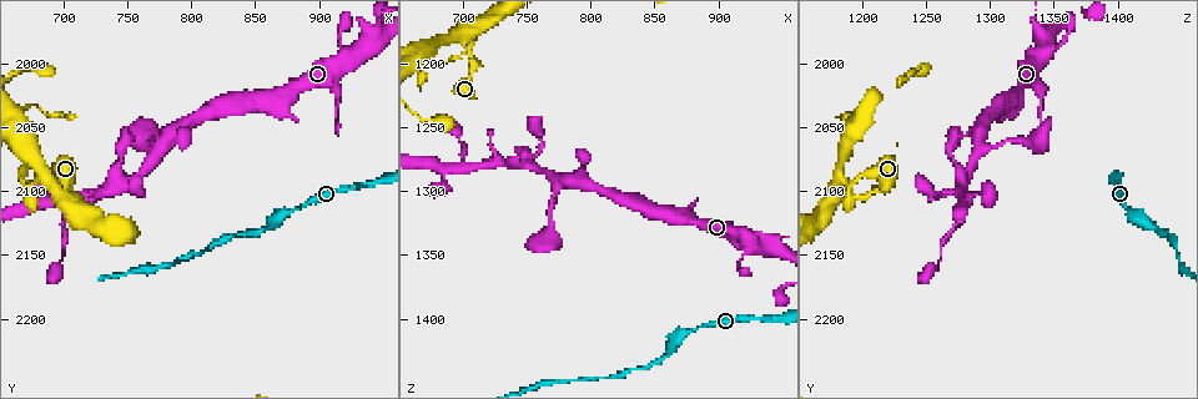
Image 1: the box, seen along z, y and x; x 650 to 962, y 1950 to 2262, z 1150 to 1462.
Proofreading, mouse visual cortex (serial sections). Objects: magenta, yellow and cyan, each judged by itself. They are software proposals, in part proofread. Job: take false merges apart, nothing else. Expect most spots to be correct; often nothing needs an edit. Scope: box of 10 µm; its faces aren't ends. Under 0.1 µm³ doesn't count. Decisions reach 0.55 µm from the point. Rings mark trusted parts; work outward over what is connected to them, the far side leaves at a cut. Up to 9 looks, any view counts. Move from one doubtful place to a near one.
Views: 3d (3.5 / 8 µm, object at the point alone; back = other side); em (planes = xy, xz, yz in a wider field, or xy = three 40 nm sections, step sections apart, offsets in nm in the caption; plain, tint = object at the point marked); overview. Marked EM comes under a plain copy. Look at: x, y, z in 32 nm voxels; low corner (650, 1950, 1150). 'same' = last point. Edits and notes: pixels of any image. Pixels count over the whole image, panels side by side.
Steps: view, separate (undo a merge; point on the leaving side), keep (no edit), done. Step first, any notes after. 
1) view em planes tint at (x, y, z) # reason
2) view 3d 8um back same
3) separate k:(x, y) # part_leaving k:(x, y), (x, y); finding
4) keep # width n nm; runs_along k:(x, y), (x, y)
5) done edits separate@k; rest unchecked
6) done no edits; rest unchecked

view 3d 8um at (874, 2116, 1410) # sudden change in width

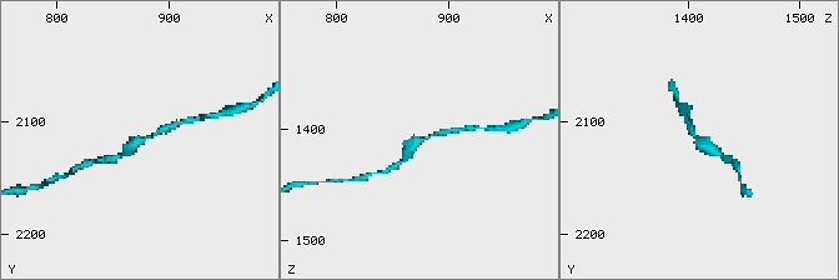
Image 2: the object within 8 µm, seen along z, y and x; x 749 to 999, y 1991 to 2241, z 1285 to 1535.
view em xy step 2 tint same

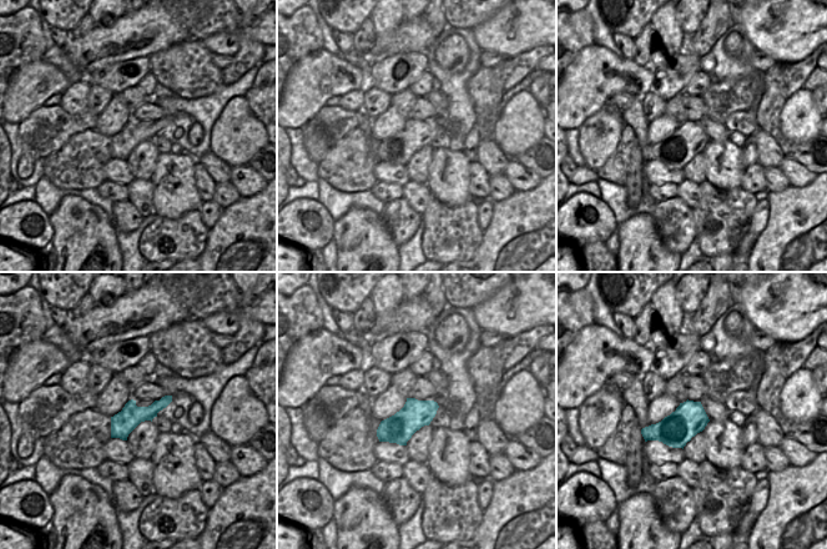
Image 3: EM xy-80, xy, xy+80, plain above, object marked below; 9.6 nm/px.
keep # runs_along 2:(448, 130), (416, 141), (396, 165); continuous, no second cell

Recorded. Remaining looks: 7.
view 3d 8um back at (774, 2062, 1292) # three-way junction

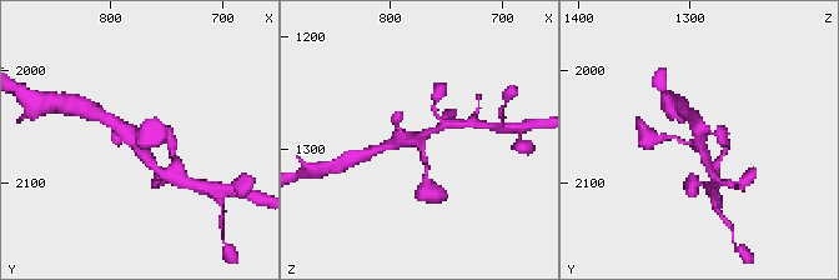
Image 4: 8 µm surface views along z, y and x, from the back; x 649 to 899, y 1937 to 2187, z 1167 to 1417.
view 3d 3.5um same

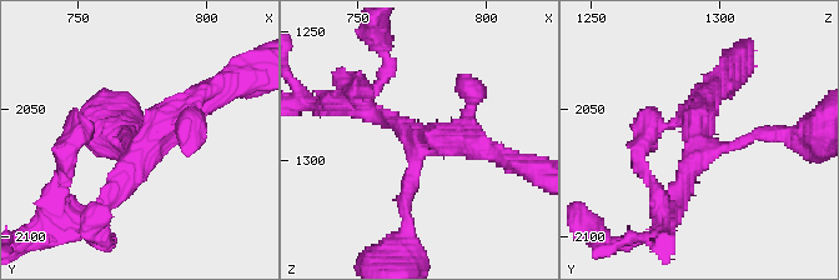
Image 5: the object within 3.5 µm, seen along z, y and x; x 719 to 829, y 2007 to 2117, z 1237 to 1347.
view em xy step 5 tint at (776, 2064, 1290)

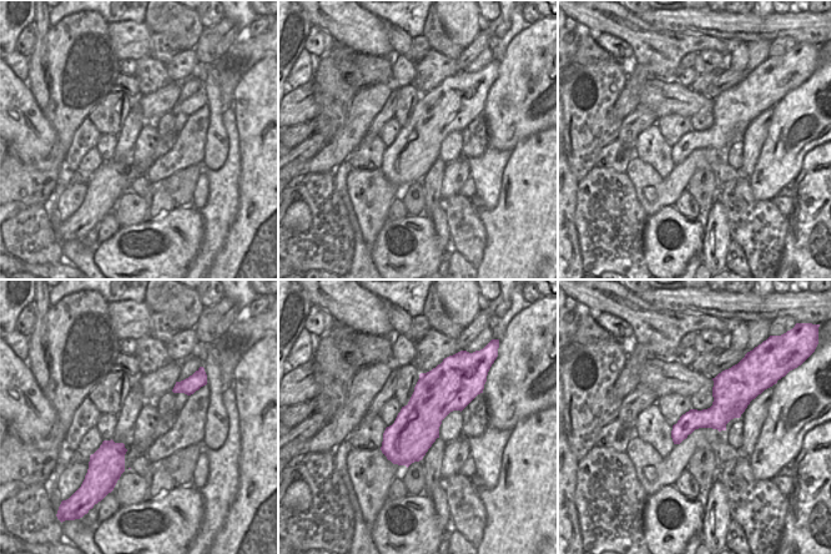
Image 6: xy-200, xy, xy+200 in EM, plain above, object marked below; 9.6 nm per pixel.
keep # width 440 nm; runs_along 5:(207, 93), (139, 150), (93, 211); all the same cell

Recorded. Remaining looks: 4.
view 3d 3.5um at (700, 2104, 1178) # side arm on a straight run

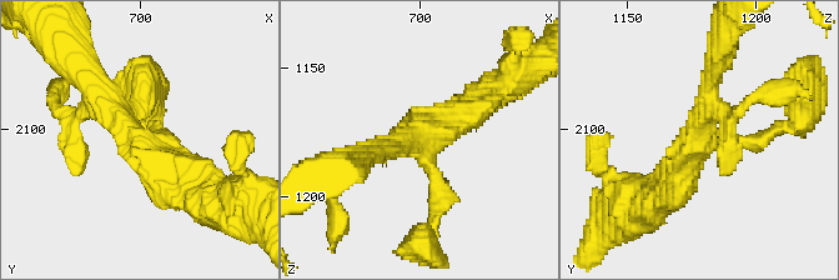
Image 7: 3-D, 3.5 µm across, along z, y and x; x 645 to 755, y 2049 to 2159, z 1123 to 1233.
view em planes tint at (698, 2105, 1180) # arms 3; arm_widths 200, 300, 400 nm

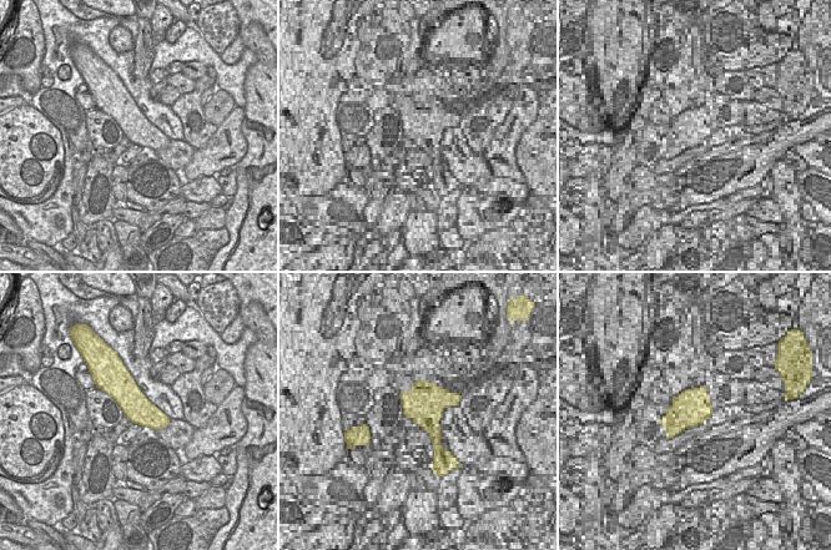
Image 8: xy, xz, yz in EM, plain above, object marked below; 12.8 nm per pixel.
keep # runs_along 7:(435, 220), (420, 149), (366, 153); all the same cell

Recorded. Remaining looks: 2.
view 3d 3.5um at (942, 1978, 1342)

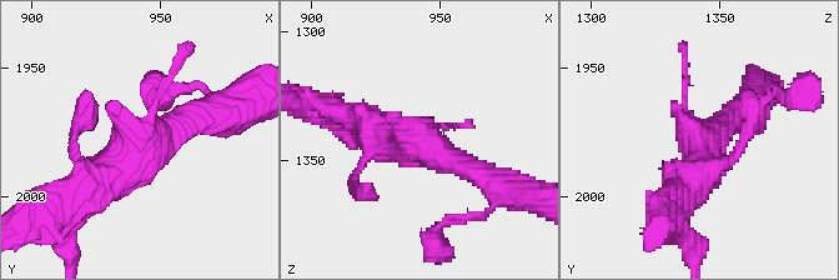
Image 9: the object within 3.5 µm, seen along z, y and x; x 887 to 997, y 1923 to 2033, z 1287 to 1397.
view em planes tint at (943, 1977, 1342)

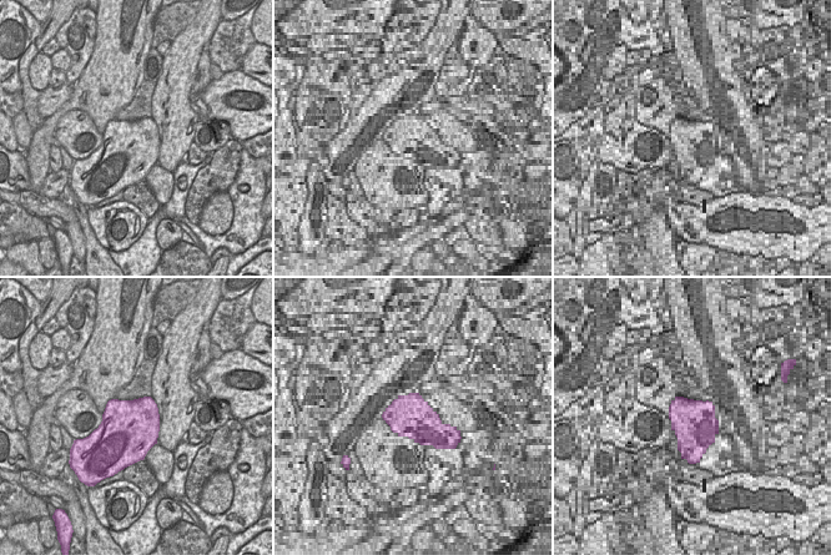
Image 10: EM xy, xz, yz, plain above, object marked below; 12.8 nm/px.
keep # runs_along 9:(85, 193), (142, 143), (107, 104); one cell here

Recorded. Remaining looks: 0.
done no edits; rest unchecked

